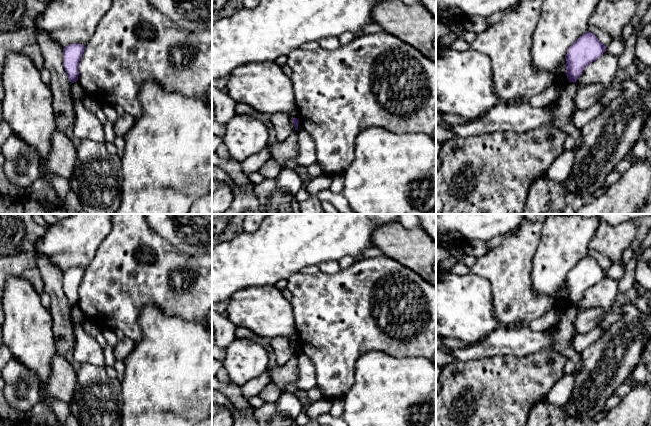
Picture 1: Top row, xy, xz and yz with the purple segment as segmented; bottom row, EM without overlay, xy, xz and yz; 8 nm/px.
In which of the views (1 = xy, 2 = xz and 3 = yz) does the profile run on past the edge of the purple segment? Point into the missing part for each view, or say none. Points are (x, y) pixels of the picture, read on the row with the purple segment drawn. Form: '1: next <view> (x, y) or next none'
1: next none
2: next none
3: next none

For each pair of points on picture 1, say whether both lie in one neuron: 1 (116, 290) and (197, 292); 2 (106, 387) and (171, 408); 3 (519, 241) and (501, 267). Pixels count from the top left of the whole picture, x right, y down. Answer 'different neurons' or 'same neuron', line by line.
1: same neuron
2: different neurons
3: same neuron

